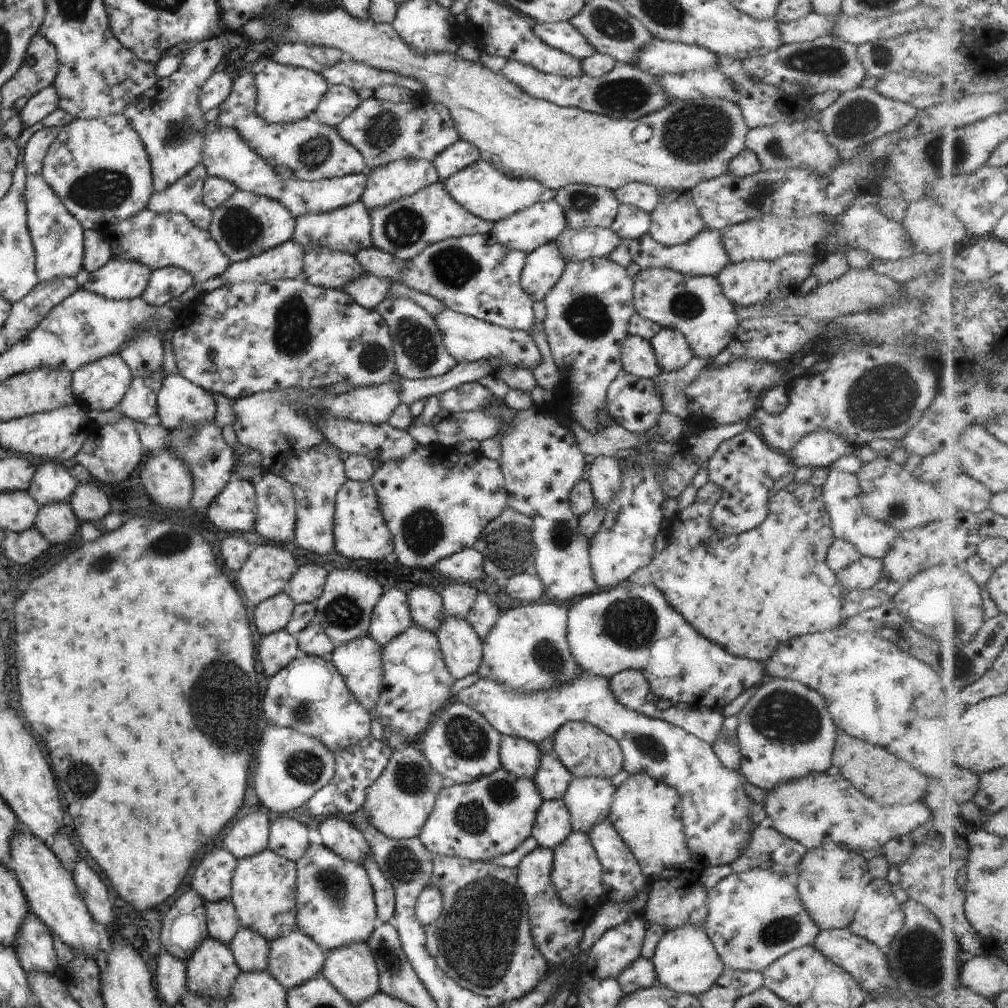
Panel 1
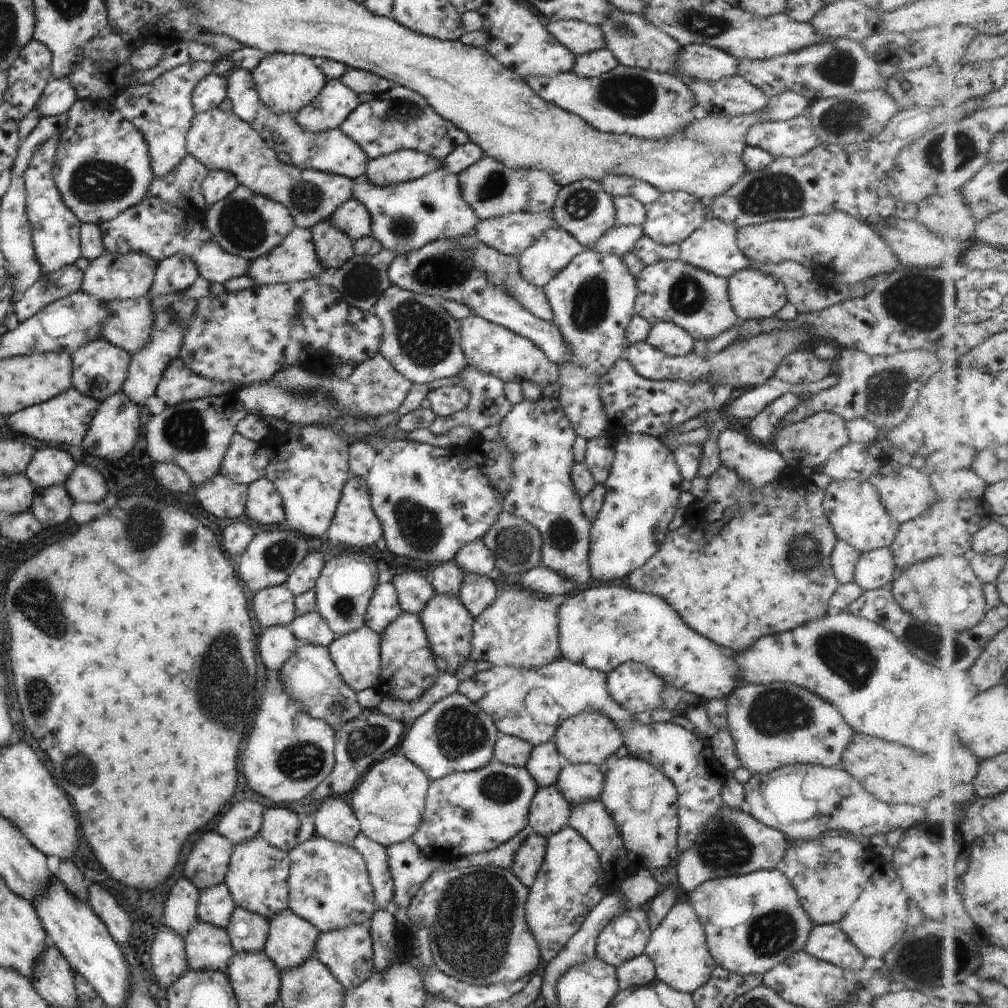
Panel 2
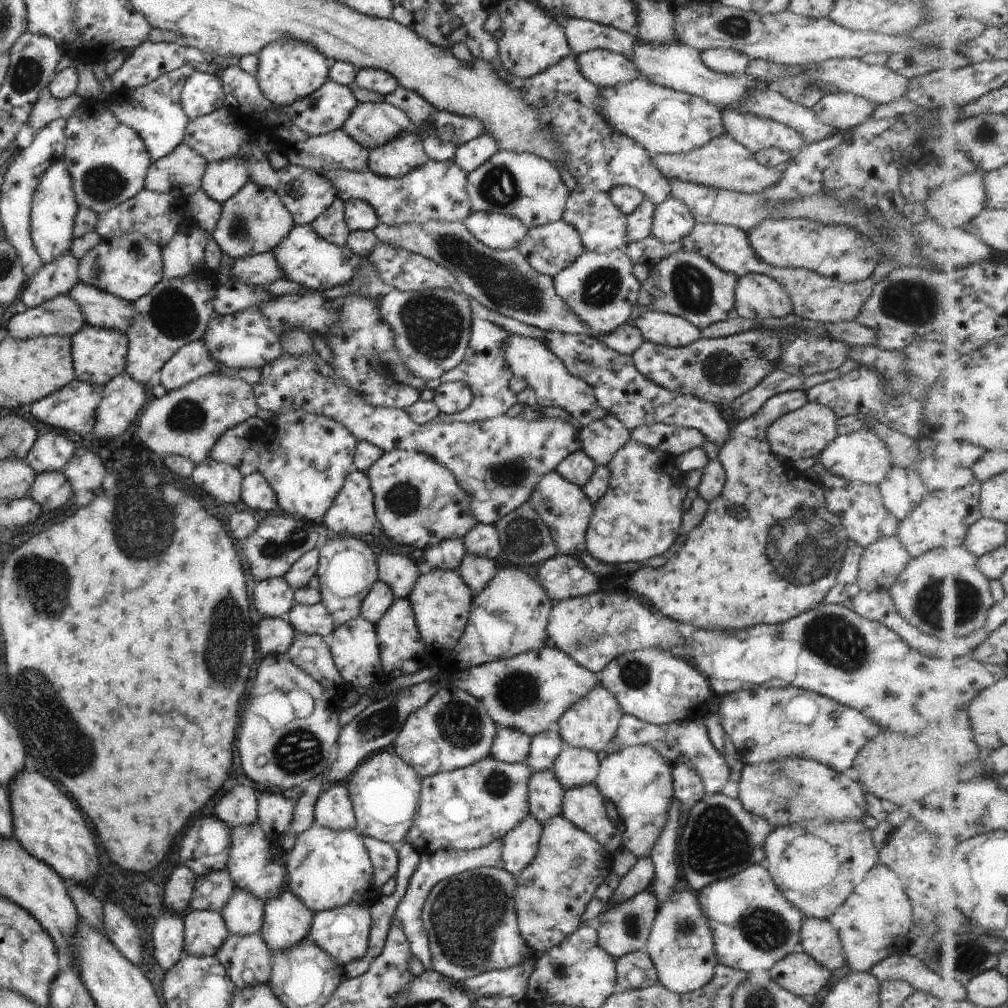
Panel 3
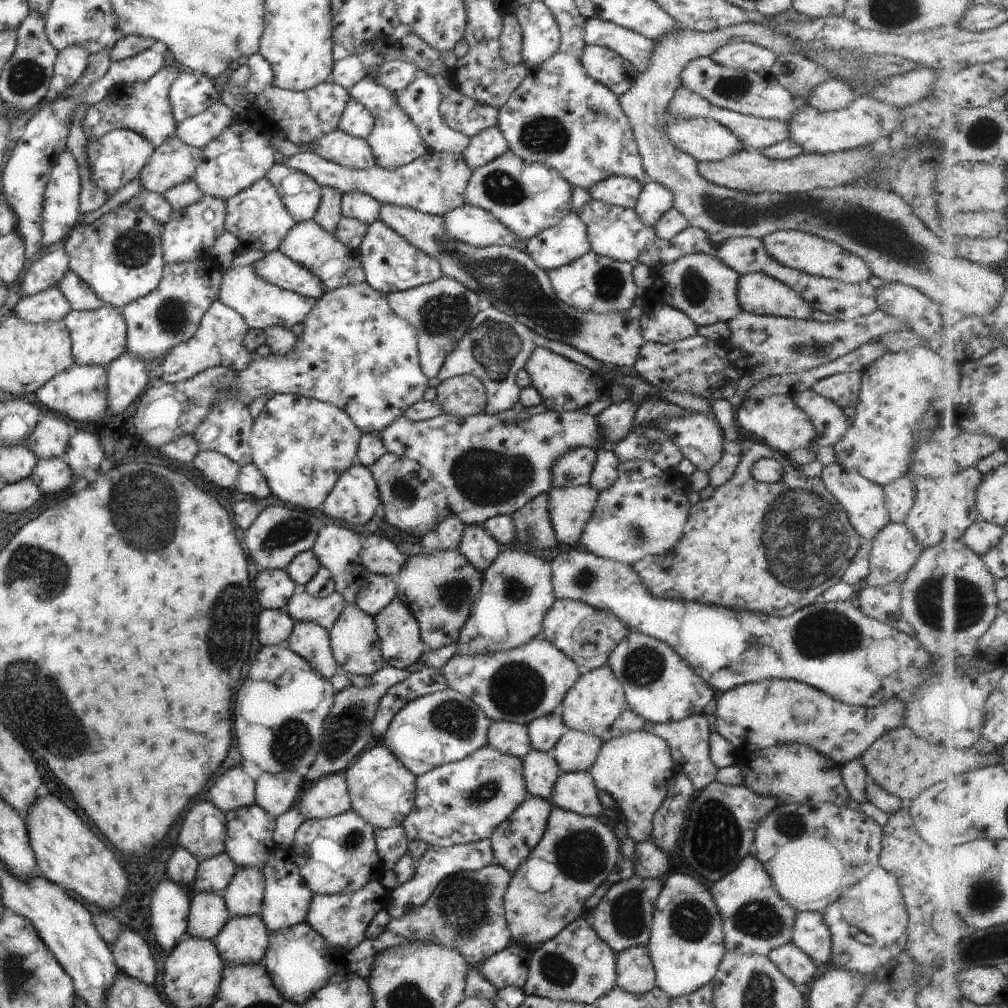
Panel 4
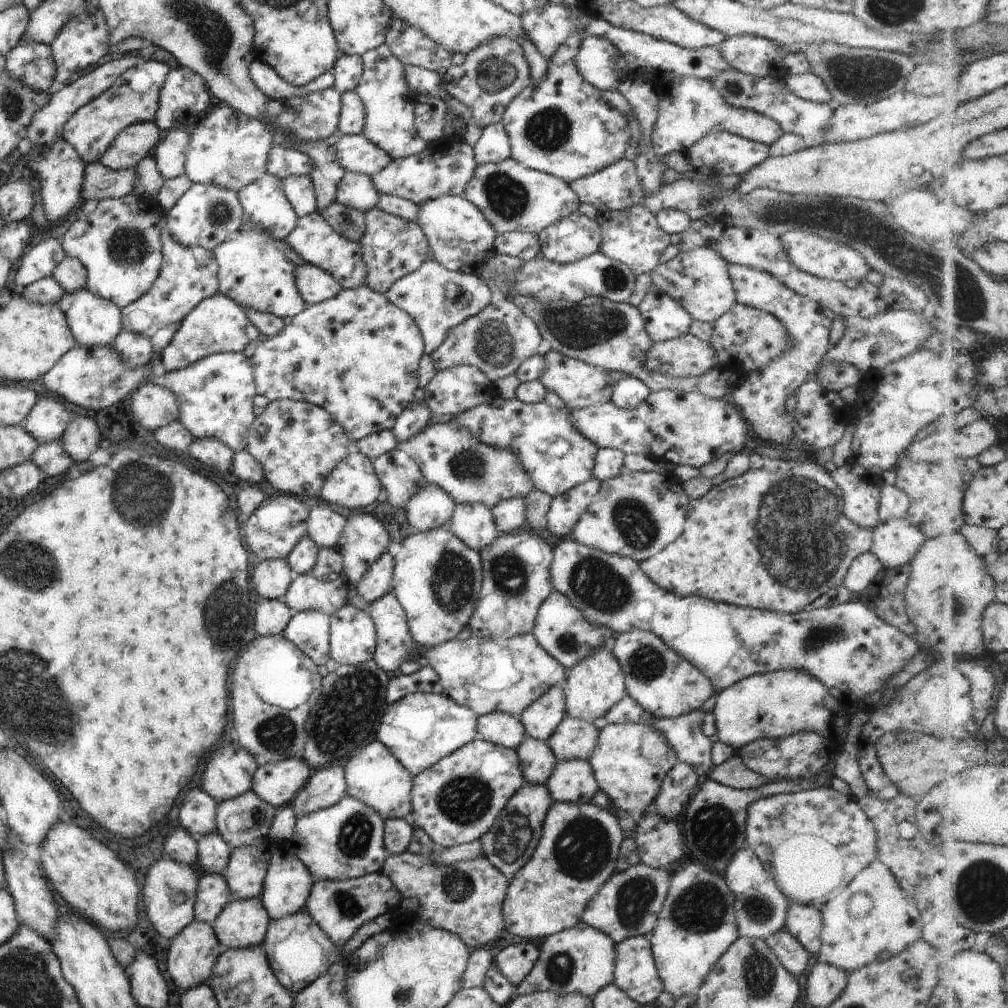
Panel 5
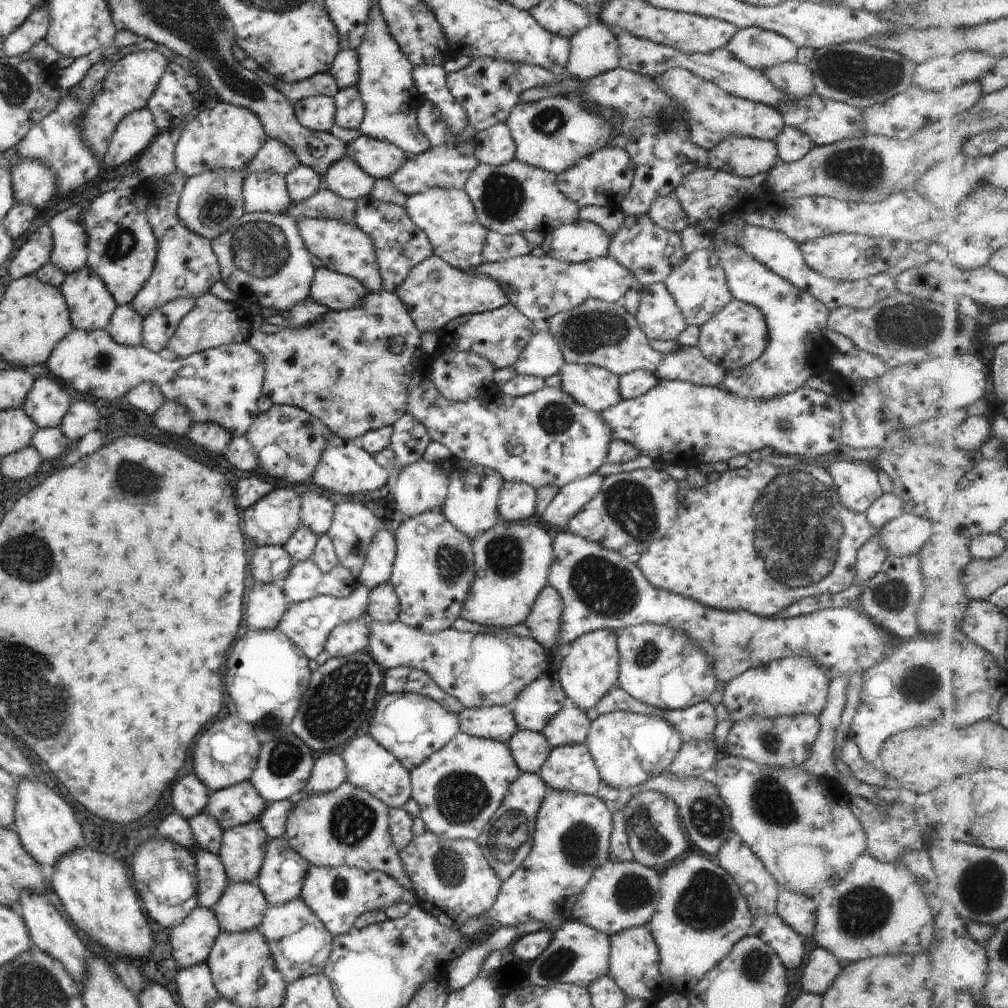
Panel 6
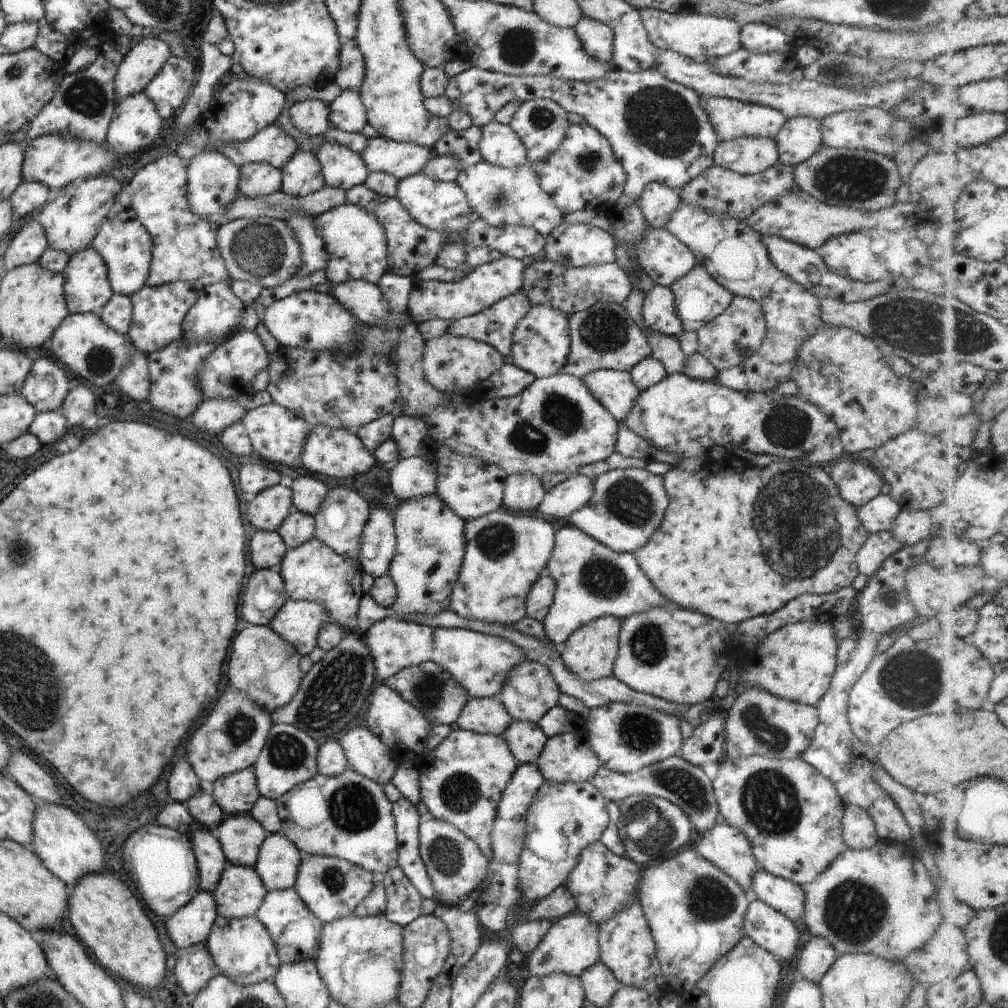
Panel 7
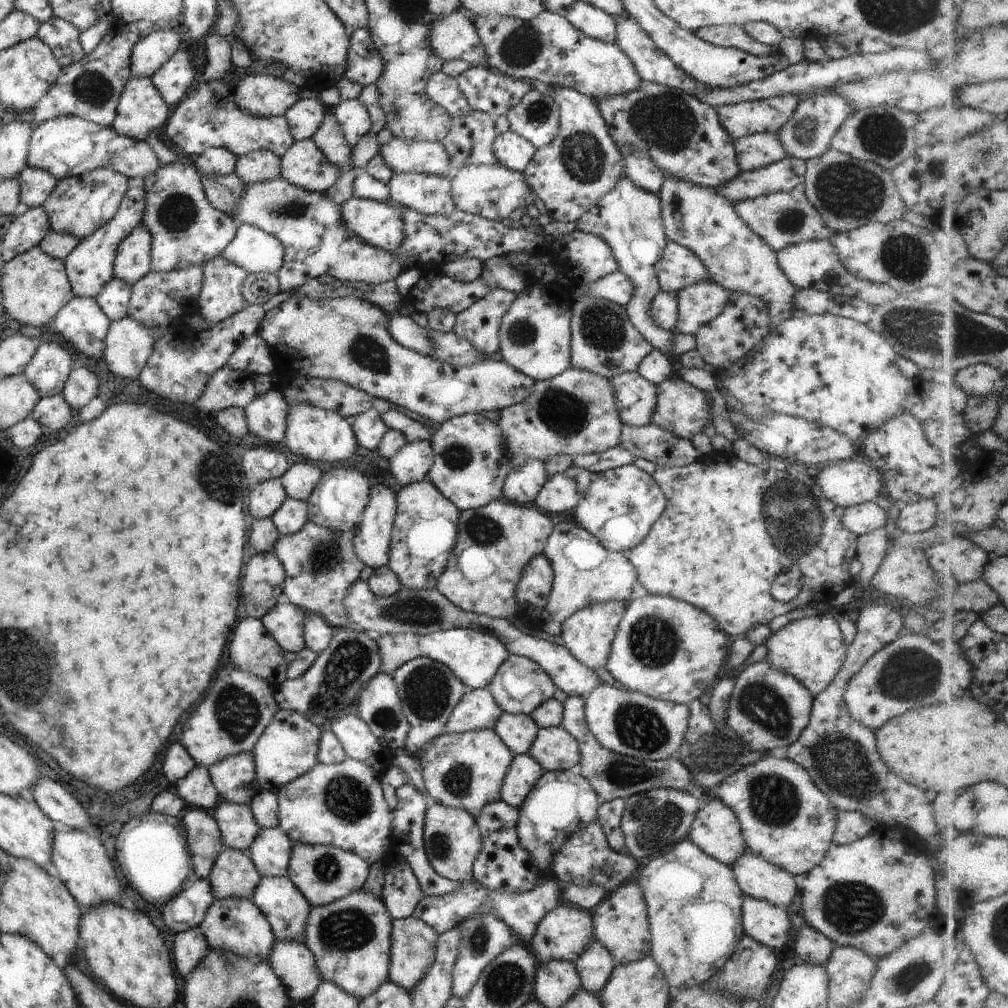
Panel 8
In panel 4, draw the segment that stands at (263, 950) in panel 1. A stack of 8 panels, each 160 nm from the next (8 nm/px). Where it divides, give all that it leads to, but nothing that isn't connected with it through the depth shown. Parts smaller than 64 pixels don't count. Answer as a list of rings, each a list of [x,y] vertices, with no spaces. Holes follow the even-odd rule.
[[[237,867],[229,884],[221,892],[229,917],[258,915],[264,893],[261,869]]]

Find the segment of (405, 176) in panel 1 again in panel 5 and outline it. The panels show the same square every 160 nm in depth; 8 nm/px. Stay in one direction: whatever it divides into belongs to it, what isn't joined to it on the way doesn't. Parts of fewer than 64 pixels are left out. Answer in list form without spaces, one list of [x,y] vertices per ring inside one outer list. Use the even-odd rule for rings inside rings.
[[[385,44],[364,52],[360,59],[362,73],[352,90],[360,98],[365,113],[364,128],[360,133],[371,144],[388,154],[390,159],[400,159],[420,153],[429,143],[417,134],[414,127],[413,97],[416,93],[406,86],[404,65],[390,53]]]

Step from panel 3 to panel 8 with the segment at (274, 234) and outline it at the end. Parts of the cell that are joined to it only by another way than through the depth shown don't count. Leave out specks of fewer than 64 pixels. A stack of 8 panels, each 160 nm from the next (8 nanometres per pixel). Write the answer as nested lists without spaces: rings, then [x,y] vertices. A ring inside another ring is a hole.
[[[266,150],[251,151],[237,157],[234,173],[244,185],[280,178],[280,158]]]

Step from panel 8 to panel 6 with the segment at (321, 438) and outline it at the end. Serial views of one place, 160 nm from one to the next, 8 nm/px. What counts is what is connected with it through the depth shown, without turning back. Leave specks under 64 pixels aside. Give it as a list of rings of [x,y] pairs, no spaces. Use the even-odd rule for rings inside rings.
[[[405,412],[391,424],[391,436],[387,447],[393,451],[399,468],[403,468],[421,459],[429,441],[426,428]],[[331,435],[326,442],[325,450],[319,457],[311,482],[315,486],[327,490],[327,492],[333,492],[335,495],[353,496],[353,494],[373,492],[373,490],[381,488],[387,480],[387,474],[387,470],[380,467],[373,460],[372,455],[357,446],[355,442]]]

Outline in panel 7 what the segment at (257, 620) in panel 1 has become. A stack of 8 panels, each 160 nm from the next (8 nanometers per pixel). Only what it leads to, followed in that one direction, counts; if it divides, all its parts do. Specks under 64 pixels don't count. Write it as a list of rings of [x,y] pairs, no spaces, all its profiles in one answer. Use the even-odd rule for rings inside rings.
[[[253,531],[247,546],[250,566],[257,569],[277,568],[287,550],[275,531]]]

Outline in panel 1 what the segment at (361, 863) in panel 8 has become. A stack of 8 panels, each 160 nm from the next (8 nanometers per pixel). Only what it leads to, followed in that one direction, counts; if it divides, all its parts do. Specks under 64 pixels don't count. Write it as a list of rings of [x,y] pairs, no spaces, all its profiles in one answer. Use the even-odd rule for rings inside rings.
[[[363,942],[329,950],[320,973],[353,1006],[379,991],[373,954]]]

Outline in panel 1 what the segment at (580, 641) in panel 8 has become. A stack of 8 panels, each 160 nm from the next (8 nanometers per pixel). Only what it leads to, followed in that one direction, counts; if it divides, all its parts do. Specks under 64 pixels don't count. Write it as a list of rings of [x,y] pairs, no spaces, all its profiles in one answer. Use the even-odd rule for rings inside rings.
[[[574,721],[562,725],[554,732],[553,749],[559,762],[575,778],[584,776],[611,778],[622,769],[622,756],[617,742],[586,722]]]

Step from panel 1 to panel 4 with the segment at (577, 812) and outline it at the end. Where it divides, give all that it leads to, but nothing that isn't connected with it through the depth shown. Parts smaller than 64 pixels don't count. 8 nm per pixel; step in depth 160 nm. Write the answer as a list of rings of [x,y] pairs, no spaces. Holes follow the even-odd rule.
[[[569,729],[546,754],[558,764],[561,773],[588,771],[597,758],[601,743],[593,735]]]

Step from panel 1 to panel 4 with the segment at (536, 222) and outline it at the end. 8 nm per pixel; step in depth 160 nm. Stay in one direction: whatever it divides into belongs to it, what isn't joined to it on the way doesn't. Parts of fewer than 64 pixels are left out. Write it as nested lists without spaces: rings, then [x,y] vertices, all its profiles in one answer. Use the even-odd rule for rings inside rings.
[[[464,203],[441,216],[446,235],[450,239],[461,241],[470,247],[511,247],[514,241],[519,240],[508,228],[505,228],[489,211],[472,207]]]

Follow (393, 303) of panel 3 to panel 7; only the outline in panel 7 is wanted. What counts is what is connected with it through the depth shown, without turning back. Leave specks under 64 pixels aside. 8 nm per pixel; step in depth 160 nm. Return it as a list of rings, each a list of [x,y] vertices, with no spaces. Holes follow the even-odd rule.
[[[501,256],[487,264],[472,267],[471,272],[458,281],[417,280],[408,294],[407,316],[417,325],[435,319],[450,322],[481,312],[497,301],[519,292],[523,269],[523,262],[519,258]]]

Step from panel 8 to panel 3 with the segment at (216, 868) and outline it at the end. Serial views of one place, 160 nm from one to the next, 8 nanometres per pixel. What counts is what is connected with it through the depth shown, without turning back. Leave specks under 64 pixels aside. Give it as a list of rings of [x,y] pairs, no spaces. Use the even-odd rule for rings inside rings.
[[[257,933],[228,934],[214,957],[238,989],[265,985],[269,980],[272,954]]]

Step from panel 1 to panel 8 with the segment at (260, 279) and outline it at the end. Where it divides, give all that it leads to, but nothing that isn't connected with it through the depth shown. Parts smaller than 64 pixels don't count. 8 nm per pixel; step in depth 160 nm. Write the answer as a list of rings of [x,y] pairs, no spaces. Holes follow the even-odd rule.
[[[352,196],[338,208],[348,232],[375,248],[393,253],[402,243],[404,228],[398,206]]]

